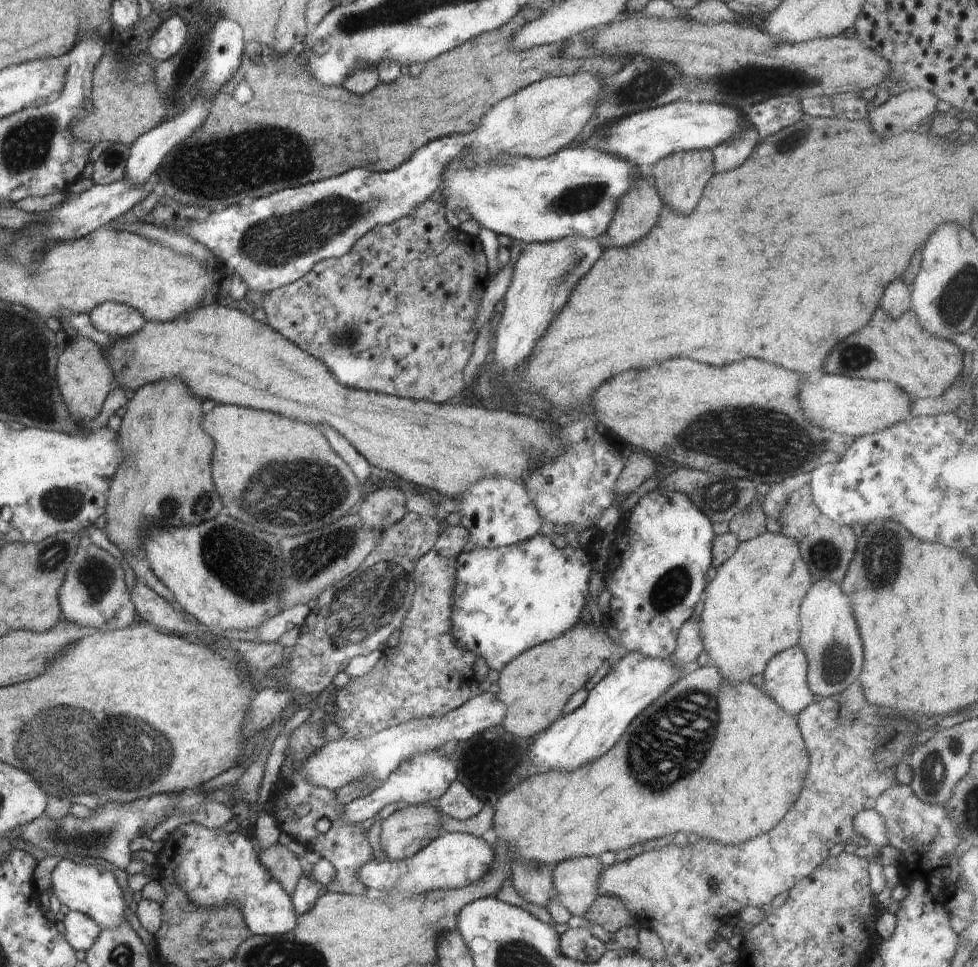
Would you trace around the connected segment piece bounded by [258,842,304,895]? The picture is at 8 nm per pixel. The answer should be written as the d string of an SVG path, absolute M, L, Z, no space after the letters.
M278 842L269 847L262 846L258 853L260 863L266 868L266 872L291 895L298 880L304 875L302 861Z

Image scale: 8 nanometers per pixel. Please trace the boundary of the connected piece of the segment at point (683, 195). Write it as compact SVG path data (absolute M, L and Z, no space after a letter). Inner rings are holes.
M690 150L690 152L674 152L659 160L651 169L650 175L654 179L656 190L665 206L678 214L690 214L698 204L702 190L712 174L714 174L714 154L712 150Z

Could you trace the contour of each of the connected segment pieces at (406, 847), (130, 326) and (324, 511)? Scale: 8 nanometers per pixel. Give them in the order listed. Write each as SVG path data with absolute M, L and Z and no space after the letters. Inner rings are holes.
M428 804L403 805L381 823L380 848L388 861L404 860L414 856L442 834L441 811Z
M110 301L102 302L87 315L97 331L120 339L140 332L147 322L145 315L134 307Z
M220 404L212 408L204 416L202 430L210 434L216 444L214 484L228 514L258 530L280 534L284 538L324 528L326 524L348 514L356 502L365 498L374 488L369 481L360 482L356 478L356 472L348 468L344 460L338 458L338 454L328 446L324 434L318 428L306 422L286 420L286 417L270 411L250 410L242 406L220 406ZM274 486L276 488L286 486L286 490L294 490L294 494L270 494Z

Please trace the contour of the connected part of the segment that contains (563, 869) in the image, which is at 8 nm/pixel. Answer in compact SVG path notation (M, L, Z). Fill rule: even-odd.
M588 856L566 858L553 866L553 888L557 894L557 901L568 909L571 916L586 915L588 908L599 895L598 882L605 868L598 857Z

